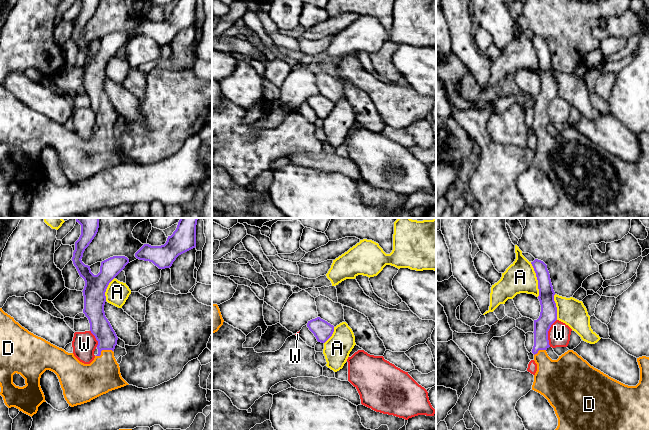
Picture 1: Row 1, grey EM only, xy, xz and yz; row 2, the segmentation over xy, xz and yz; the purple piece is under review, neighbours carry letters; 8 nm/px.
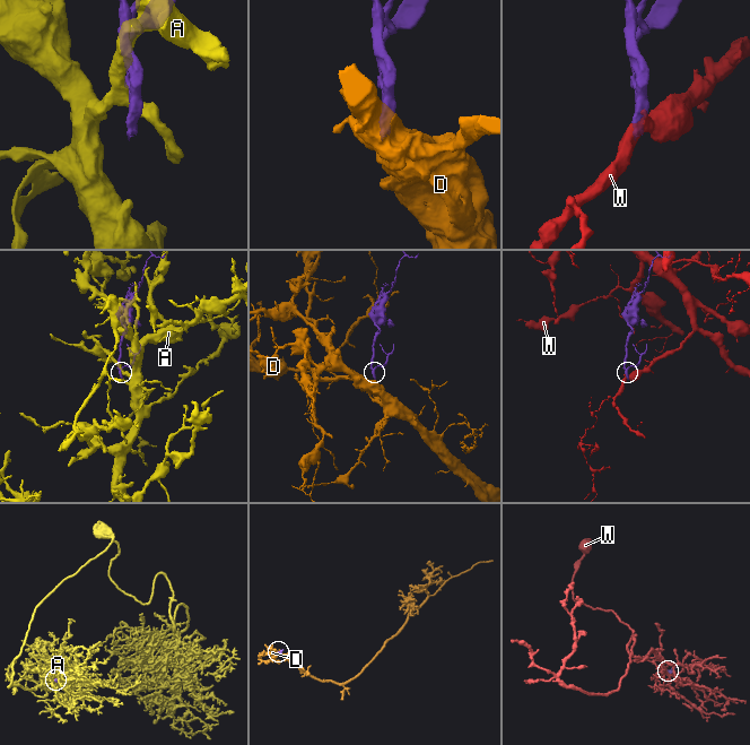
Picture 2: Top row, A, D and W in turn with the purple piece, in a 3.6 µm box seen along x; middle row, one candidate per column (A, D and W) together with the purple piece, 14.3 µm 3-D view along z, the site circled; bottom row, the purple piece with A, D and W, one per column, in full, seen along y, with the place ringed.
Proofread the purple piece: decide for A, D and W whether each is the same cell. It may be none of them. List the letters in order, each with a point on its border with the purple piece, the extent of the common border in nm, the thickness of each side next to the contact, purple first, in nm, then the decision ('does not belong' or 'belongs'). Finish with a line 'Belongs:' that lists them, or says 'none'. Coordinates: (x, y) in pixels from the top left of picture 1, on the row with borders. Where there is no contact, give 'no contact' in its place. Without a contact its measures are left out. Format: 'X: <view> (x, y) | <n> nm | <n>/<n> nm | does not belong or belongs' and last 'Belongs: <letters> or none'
A: yz (537, 279) | 280 nm | 130/260 nm | does not belong
D: xy (103, 349) | 140 nm | 170/280 nm | belongs
W: yz (547, 333) | 240 nm | 140/180 nm | does not belong
Belongs: D

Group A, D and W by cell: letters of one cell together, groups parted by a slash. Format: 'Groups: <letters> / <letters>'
Groups: A / D / W

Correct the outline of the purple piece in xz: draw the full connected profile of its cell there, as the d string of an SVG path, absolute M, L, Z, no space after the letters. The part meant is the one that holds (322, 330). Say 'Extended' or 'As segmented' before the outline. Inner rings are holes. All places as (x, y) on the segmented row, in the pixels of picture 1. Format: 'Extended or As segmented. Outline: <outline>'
As segmented. Outline: M320 317L308 321L307 327L321 343L325 343L334 332L334 326Z

